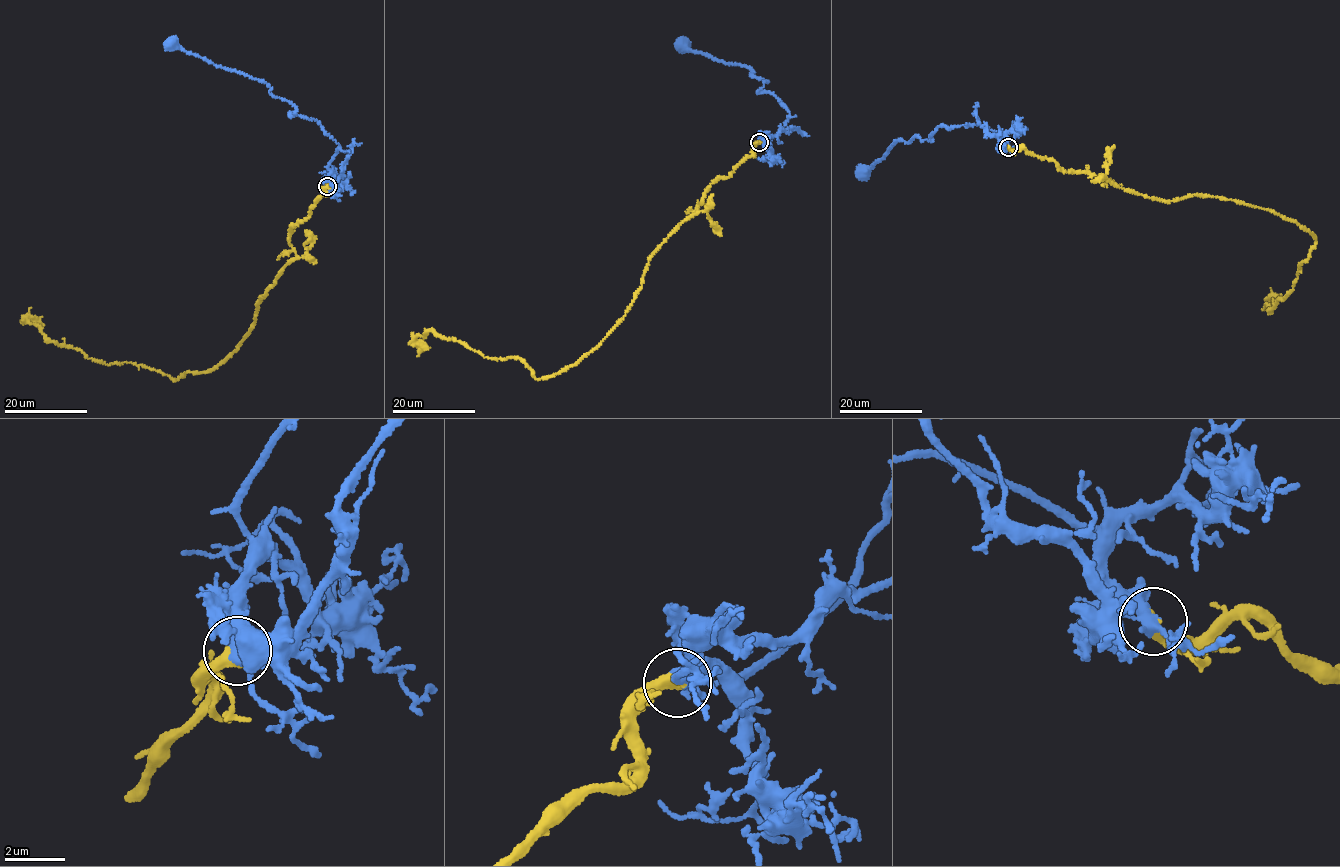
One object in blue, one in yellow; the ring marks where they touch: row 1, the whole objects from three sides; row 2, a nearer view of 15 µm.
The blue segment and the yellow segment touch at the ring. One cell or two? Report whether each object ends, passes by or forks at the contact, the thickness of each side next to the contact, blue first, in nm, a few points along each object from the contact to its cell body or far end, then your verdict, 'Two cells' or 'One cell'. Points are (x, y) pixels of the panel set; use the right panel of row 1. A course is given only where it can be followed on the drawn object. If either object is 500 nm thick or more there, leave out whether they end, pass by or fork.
Thickness 360 nm (blue) against 500 nm. Course of blue: (1007, 147), (1001, 135), (977, 125), (939, 126), (932, 140), (914, 136), (894, 142), (865, 175). Course of yellow: (1008, 147), (1154, 199), (1215, 196), (1291, 220), (1317, 240), (1293, 289), (1270, 311), (1265, 304), (1277, 295). One cell

